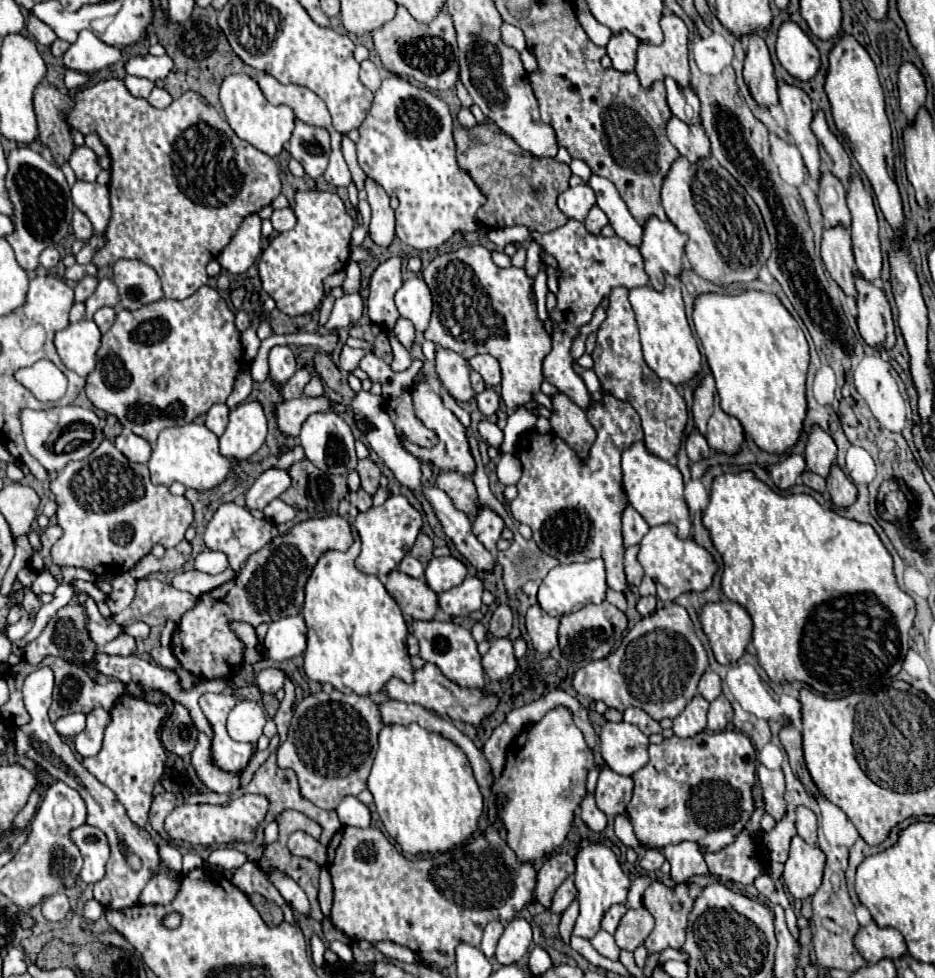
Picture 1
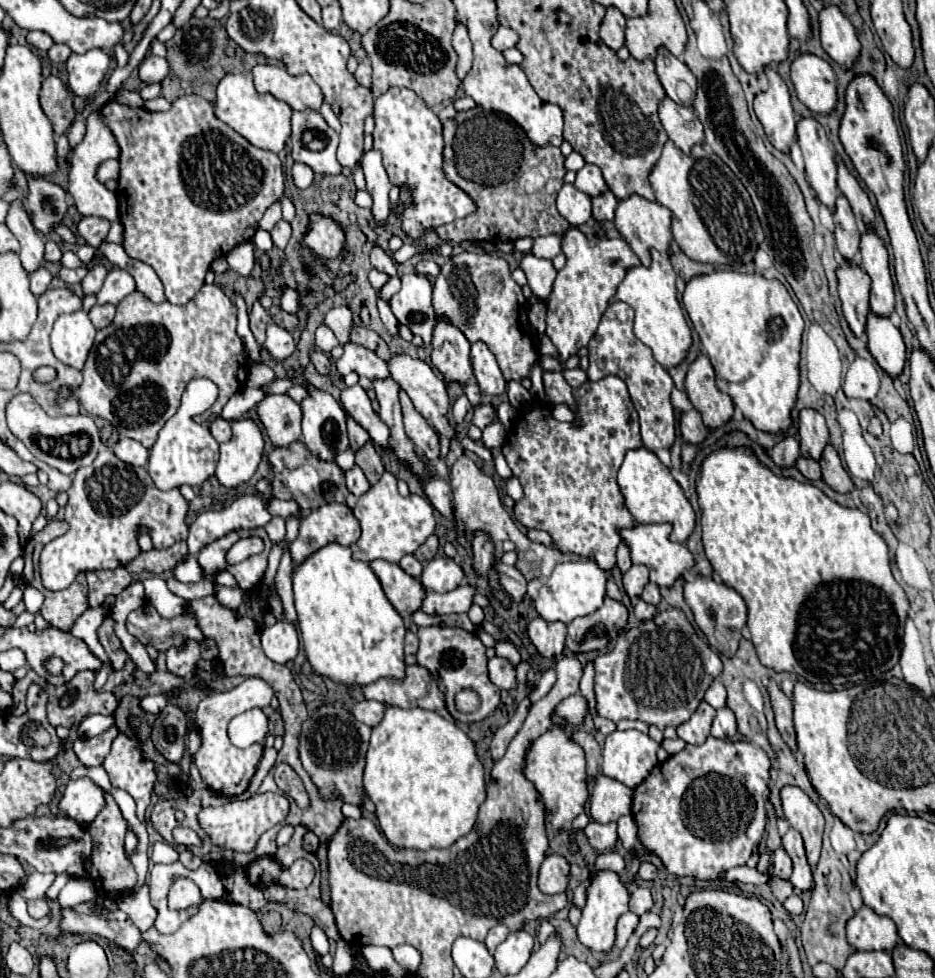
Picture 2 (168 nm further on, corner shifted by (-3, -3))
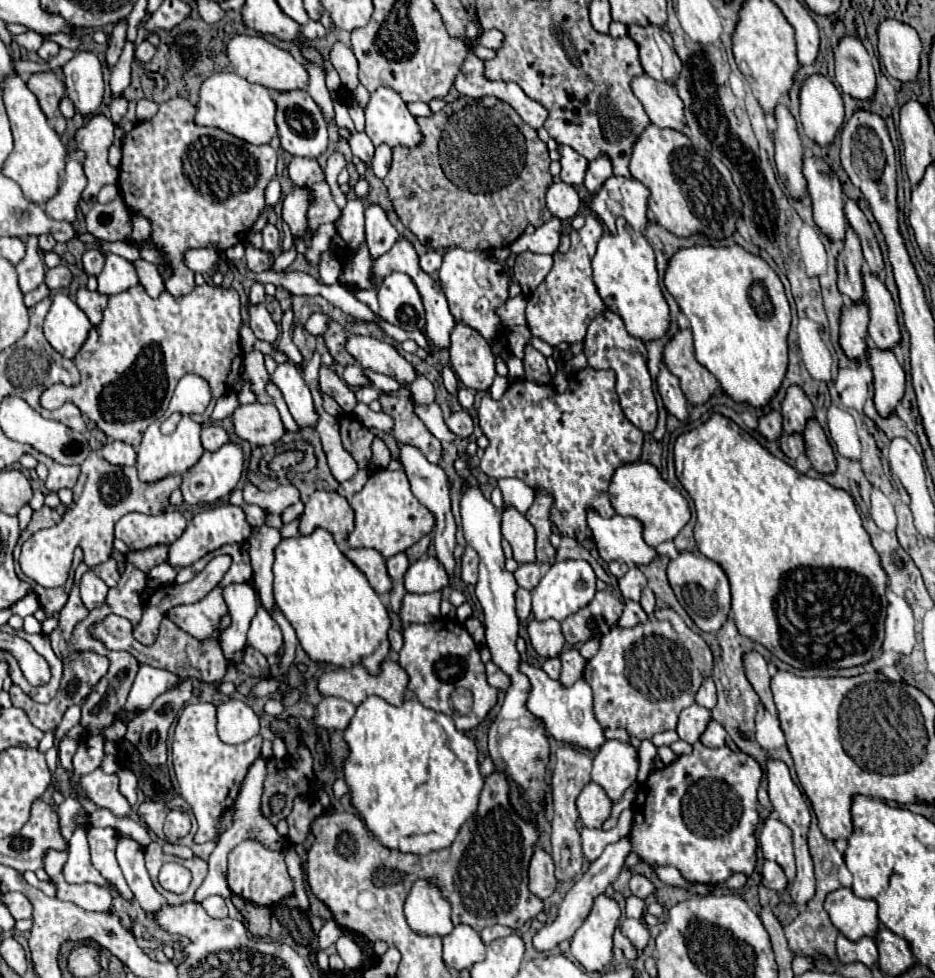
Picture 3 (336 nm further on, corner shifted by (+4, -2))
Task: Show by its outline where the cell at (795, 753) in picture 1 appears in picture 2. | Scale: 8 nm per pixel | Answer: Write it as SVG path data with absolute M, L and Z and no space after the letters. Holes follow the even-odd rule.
M771 679L767 685L769 691L769 699L771 699L771 707L775 713L775 723L779 733L783 735L783 741L795 749L797 747L797 739L795 739L795 729L793 729L793 707L791 707L791 699L779 689L777 681Z

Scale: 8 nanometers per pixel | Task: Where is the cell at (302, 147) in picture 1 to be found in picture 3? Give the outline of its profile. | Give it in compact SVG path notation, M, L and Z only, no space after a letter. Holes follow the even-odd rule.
M292 90L292 94L274 94L274 100L278 106L276 126L282 148L292 156L302 158L318 158L320 154L324 154L328 148L328 128L310 94L306 90Z

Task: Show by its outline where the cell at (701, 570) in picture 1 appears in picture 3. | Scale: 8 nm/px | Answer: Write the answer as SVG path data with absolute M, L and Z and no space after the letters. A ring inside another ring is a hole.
M588 512L588 528L604 562L624 562L628 566L646 566L658 558L658 552L644 542L644 524L628 516L602 518Z

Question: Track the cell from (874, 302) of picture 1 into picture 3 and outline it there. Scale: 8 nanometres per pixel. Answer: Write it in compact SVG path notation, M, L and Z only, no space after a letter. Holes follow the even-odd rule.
M868 348L868 360L874 372L874 404L880 416L888 416L904 394L904 370L892 350Z

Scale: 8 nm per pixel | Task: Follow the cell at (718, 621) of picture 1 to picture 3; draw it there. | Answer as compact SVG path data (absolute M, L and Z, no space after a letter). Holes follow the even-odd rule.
M682 552L678 554L676 560L670 560L668 564L668 580L670 580L670 586L678 598L678 602L684 606L684 610L688 612L688 616L692 618L692 622L708 632L708 634L716 634L722 624L728 620L730 616L730 602L732 602L732 596L730 596L730 584L728 584L728 578L724 574L724 570L708 560L708 558L698 558L700 554L692 554L692 552Z

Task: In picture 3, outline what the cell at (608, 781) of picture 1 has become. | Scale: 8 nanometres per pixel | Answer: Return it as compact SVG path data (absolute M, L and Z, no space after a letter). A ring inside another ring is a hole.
M590 782L576 800L580 820L586 828L600 828L612 812L612 800L606 796L604 788L596 782Z

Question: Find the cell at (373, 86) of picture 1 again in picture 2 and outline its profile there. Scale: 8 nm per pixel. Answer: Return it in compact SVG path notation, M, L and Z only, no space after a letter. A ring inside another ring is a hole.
M369 59L359 61L359 67L355 71L355 79L357 79L359 85L371 87L371 63L369 63Z

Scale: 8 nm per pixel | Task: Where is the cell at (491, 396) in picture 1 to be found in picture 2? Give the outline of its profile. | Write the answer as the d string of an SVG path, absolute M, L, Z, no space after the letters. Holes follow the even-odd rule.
M479 405L473 409L471 423L477 425L479 429L485 429L493 421L493 407L491 405Z

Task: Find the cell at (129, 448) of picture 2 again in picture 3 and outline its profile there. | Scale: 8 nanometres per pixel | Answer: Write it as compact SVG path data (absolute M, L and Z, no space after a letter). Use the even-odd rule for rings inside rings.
M120 440L108 442L102 448L102 456L116 466L134 466L136 464L136 450L130 444L120 442Z

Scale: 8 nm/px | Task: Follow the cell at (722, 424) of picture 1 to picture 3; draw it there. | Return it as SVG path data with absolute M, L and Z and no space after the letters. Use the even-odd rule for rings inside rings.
M680 330L664 350L664 364L680 380L680 388L692 406L708 402L718 390L718 380L694 356L690 330Z

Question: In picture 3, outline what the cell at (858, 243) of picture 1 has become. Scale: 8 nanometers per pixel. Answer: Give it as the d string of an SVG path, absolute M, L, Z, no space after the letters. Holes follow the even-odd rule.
M864 272L862 278L870 308L870 324L868 324L870 342L878 348L892 350L900 342L900 328L892 294L876 274Z

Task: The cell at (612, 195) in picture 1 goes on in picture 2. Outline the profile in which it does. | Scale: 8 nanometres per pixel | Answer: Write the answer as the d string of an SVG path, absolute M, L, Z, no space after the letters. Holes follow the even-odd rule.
M589 163L583 169L577 171L577 177L575 177L573 185L587 195L599 195L599 193L607 191L607 183L605 183L599 167L589 165Z

